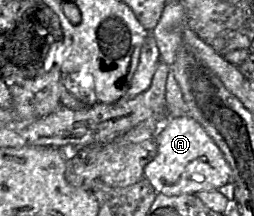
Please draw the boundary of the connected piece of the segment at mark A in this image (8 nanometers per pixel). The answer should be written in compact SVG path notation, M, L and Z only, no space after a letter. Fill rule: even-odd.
M191 116L170 118L155 134L158 147L156 157L144 168L144 177L155 191L166 196L196 195L201 191L214 191L227 183L234 184L233 172L223 153L204 128Z

